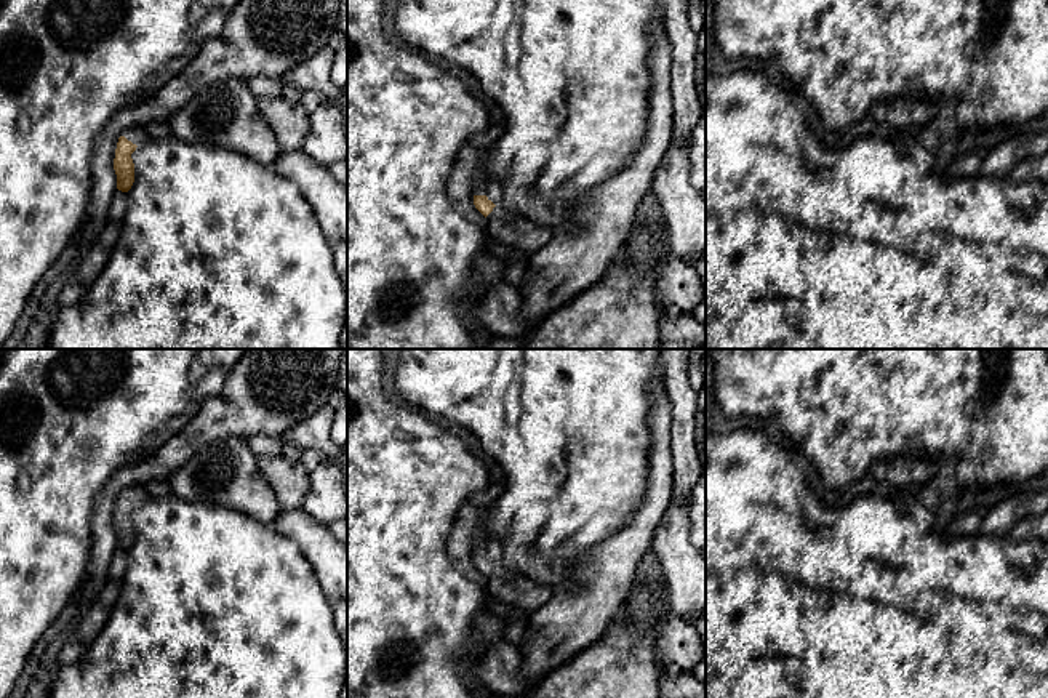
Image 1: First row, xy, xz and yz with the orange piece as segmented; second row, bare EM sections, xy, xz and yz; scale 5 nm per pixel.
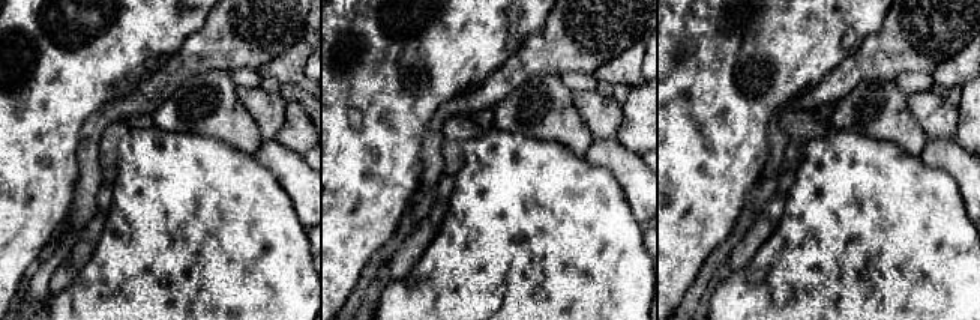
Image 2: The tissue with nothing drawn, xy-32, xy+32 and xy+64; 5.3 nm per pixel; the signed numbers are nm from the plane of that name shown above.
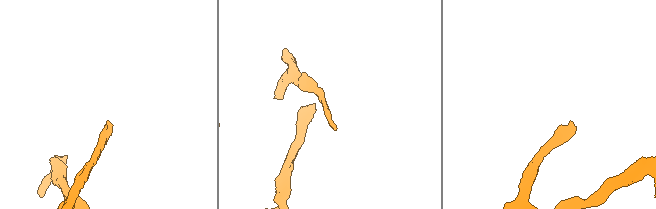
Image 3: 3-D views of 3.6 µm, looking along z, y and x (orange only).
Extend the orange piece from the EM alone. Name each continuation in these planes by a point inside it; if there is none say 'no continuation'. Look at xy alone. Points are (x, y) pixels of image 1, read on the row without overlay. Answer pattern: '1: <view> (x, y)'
1: xy (136, 493)

